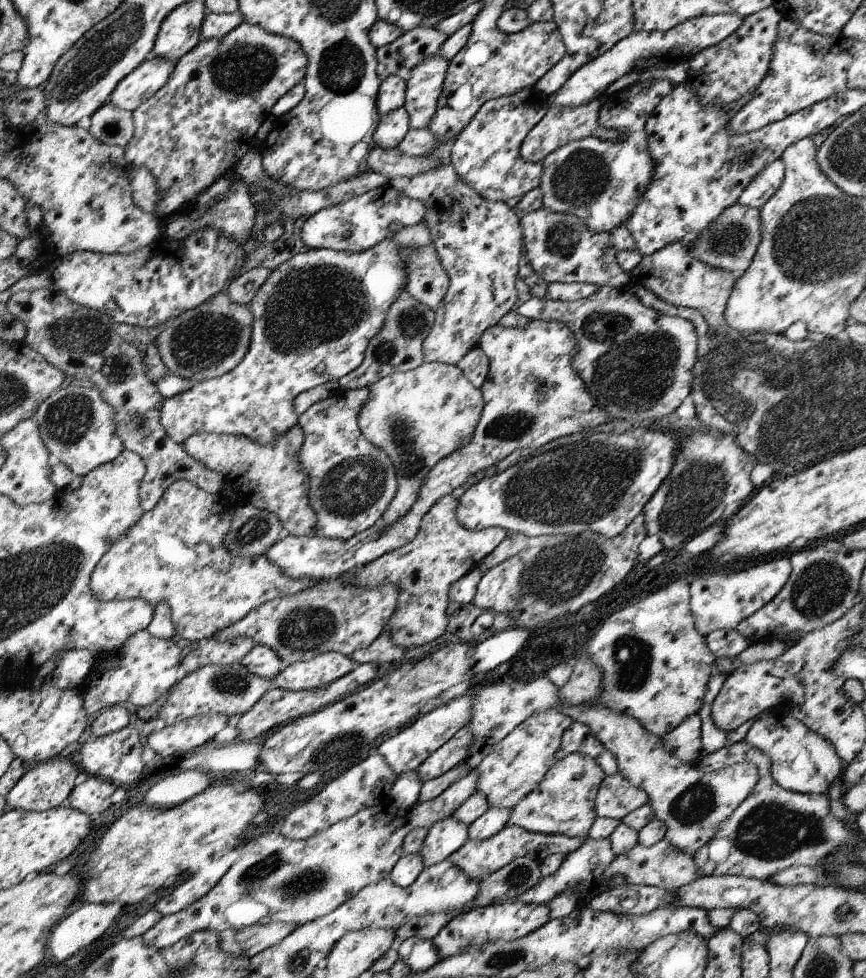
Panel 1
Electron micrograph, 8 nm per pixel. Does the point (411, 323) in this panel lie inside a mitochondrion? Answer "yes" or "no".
yes

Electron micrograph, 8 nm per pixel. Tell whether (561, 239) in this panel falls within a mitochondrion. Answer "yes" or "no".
yes

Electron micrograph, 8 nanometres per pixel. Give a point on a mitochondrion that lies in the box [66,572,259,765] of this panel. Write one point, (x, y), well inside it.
(229, 683)

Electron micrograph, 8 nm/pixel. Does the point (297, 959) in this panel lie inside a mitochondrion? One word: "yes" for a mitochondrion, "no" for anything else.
yes

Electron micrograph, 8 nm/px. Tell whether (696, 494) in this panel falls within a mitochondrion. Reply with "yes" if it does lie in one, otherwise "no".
yes

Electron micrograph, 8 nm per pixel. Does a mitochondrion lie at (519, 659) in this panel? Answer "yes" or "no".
no

